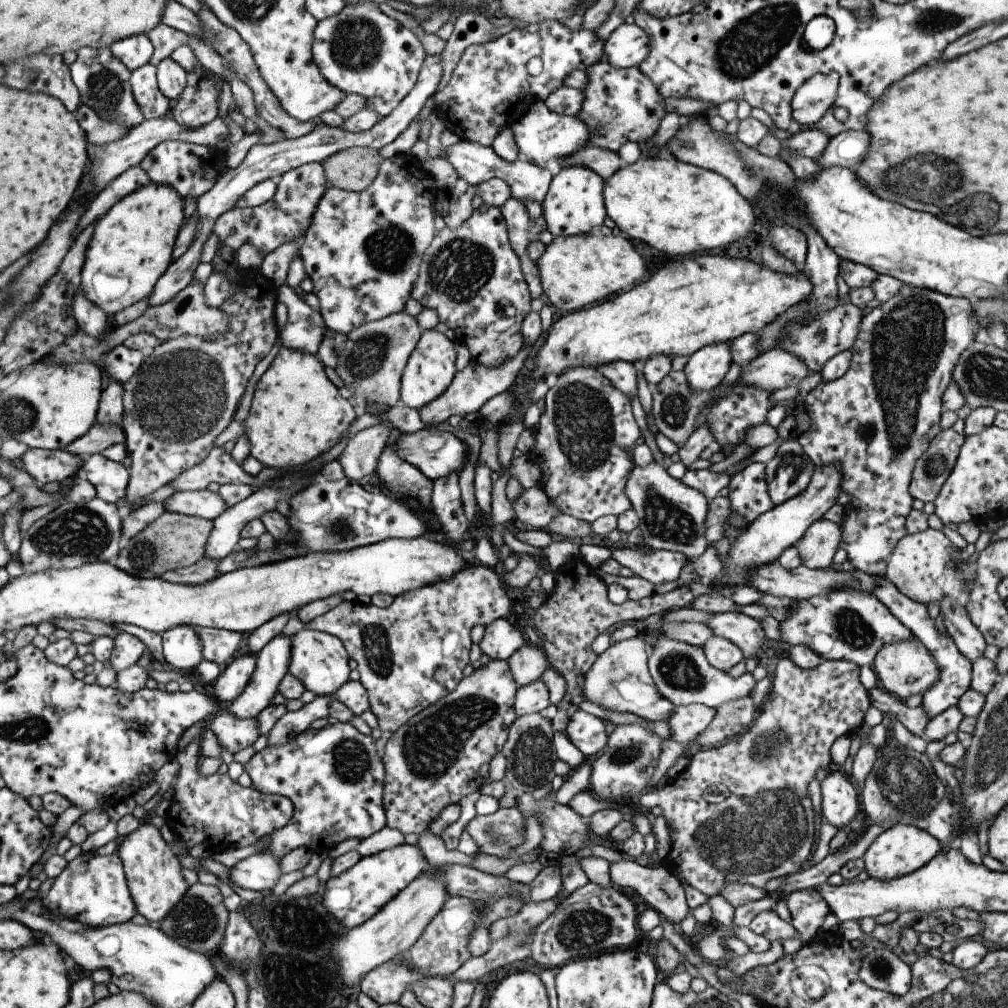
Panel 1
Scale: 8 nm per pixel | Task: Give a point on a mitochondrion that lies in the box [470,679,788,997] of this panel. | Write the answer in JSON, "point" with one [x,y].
{"point":[583,931]}

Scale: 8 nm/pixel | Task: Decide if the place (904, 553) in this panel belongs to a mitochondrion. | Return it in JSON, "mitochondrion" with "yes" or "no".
{"mitochondrion":"no"}

